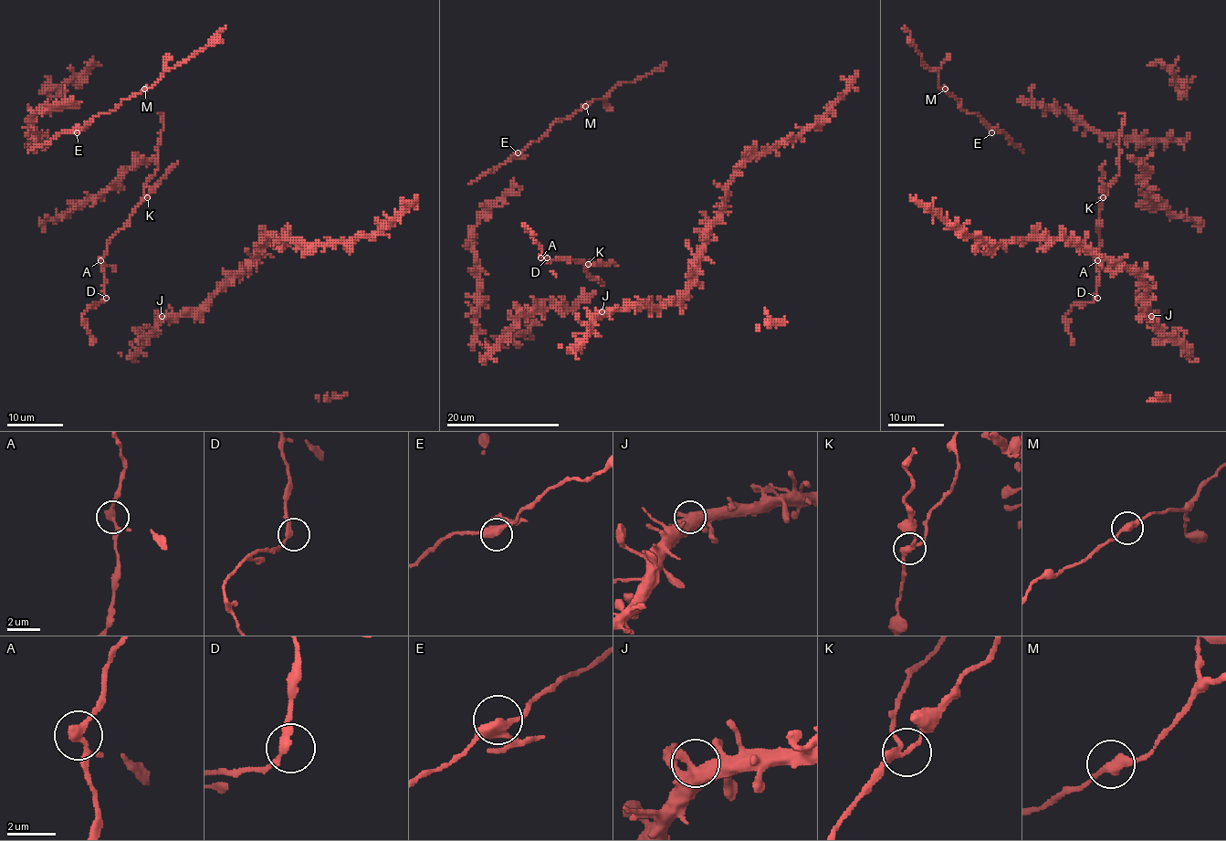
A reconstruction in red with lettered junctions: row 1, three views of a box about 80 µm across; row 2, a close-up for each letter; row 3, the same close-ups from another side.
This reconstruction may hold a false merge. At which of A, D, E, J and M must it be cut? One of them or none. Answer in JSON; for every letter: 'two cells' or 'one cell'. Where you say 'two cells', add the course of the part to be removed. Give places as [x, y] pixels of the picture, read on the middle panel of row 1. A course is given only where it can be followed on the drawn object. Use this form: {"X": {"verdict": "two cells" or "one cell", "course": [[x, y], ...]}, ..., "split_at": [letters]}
{"A": {"verdict": "one cell"}, "D": {"verdict": "one cell"}, "E": {"verdict": "one cell"}, "J": {"verdict": "one cell"}, "M": {"verdict": "one cell"}, "split_at": []}

